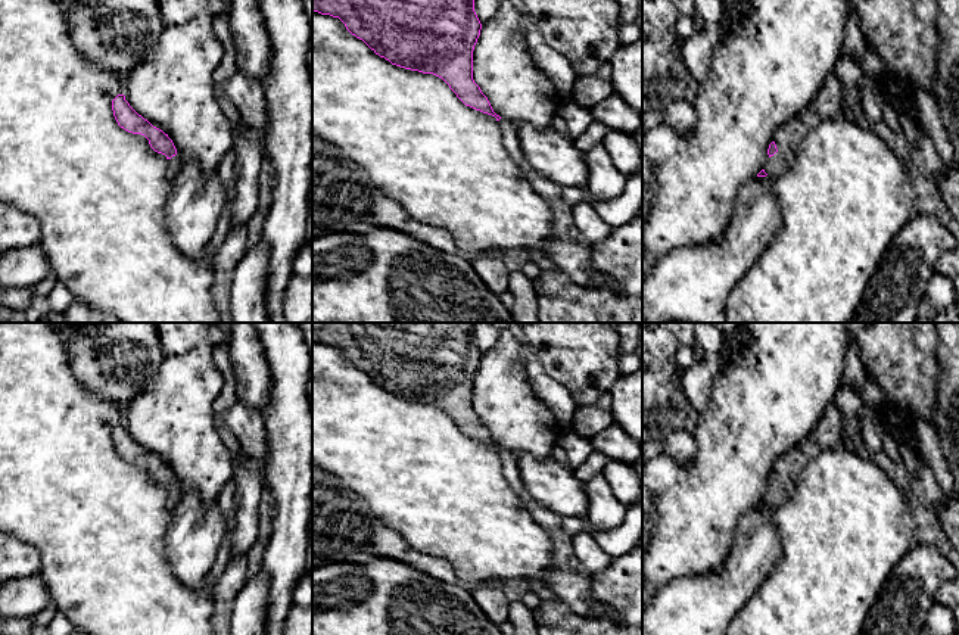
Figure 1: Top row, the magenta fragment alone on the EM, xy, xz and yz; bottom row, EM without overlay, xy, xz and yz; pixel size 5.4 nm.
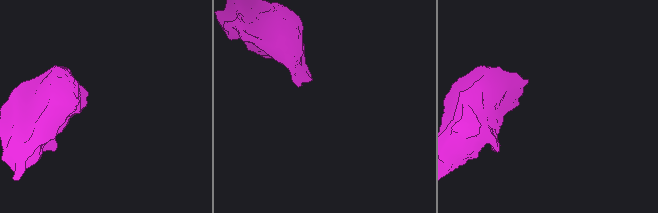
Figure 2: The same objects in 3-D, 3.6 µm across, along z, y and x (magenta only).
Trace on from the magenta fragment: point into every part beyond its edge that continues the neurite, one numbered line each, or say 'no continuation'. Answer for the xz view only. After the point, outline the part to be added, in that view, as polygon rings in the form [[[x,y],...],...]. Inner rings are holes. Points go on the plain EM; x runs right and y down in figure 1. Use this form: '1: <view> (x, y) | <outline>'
no continuation

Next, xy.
1: xy (176, 492) | [[[175,485],[169,489],[169,494],[168,494],[168,508],[169,510],[174,508],[180,502],[183,494],[184,492],[181,491],[181,488],[178,485]]]

